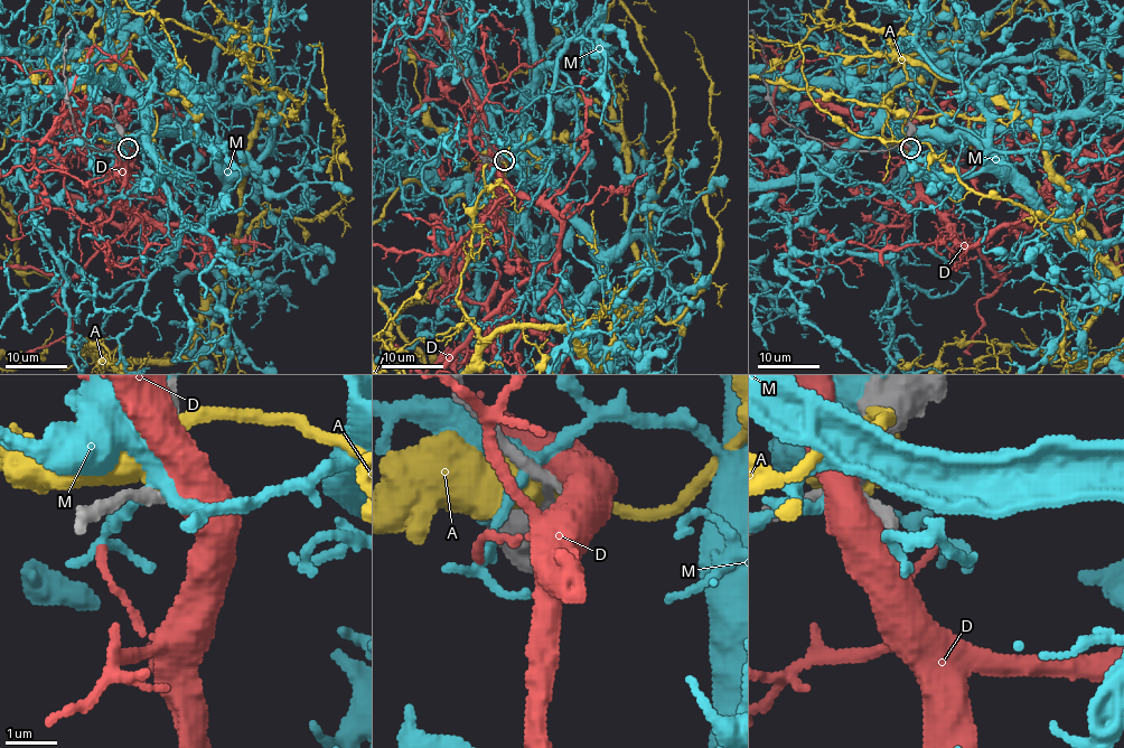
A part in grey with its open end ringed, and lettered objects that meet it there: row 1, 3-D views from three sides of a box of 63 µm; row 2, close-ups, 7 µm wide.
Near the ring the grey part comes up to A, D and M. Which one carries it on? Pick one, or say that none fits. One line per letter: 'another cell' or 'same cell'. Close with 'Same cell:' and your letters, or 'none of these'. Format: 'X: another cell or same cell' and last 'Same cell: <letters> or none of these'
A: another cell
D: another cell
M: another cell
Same cell: none of these

